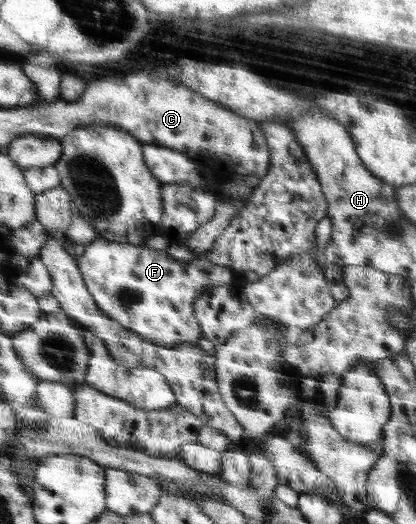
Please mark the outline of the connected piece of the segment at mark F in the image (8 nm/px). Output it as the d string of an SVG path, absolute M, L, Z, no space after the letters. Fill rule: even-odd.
M97 238L85 246L84 253L75 258L84 283L96 305L122 327L157 345L194 345L203 338L203 327L194 312L194 303L212 286L226 286L235 280L228 266L214 264L204 257L195 258L189 264L172 259L165 250L156 250L138 244Z

